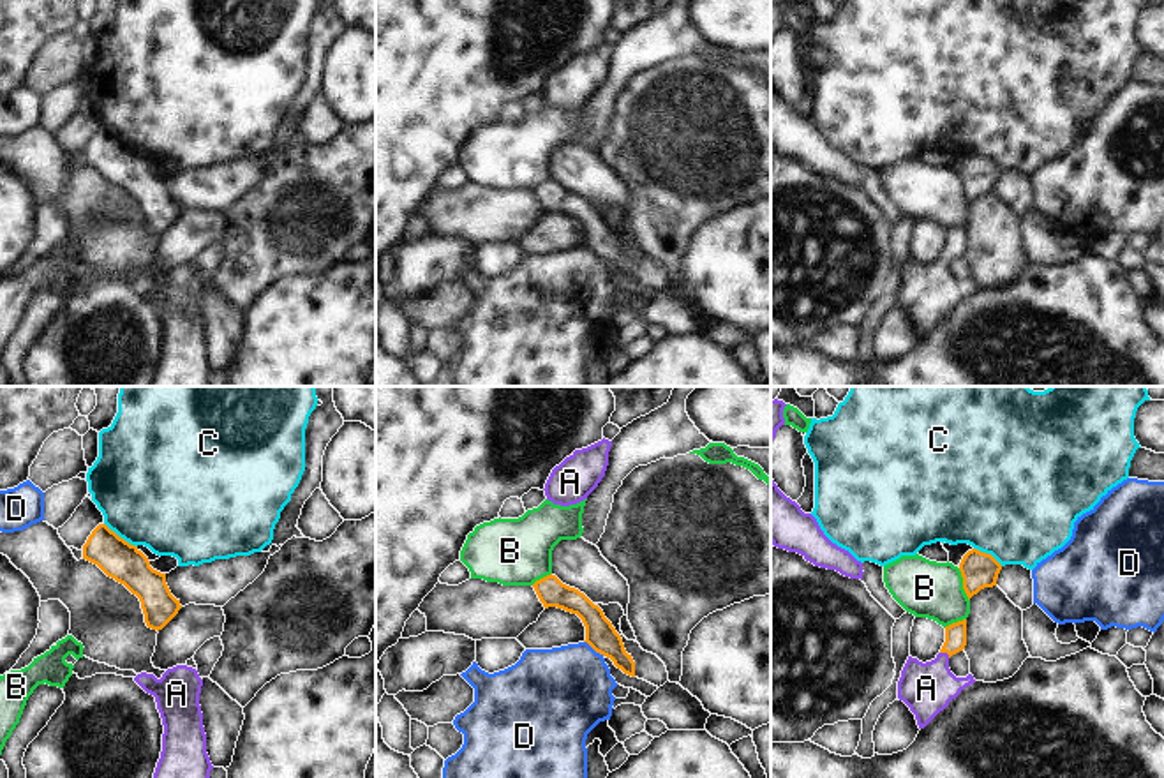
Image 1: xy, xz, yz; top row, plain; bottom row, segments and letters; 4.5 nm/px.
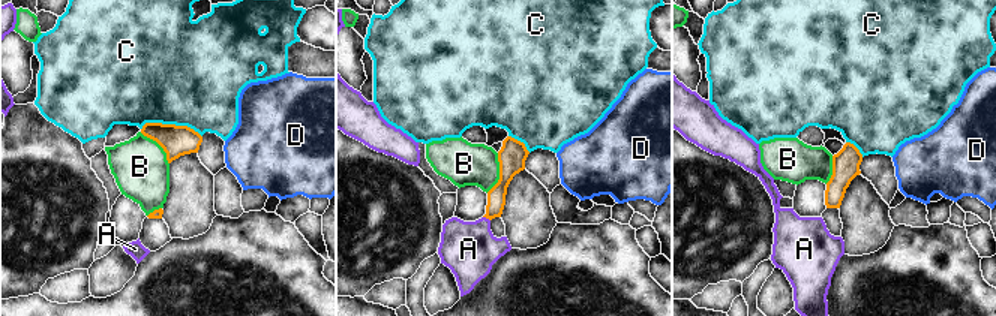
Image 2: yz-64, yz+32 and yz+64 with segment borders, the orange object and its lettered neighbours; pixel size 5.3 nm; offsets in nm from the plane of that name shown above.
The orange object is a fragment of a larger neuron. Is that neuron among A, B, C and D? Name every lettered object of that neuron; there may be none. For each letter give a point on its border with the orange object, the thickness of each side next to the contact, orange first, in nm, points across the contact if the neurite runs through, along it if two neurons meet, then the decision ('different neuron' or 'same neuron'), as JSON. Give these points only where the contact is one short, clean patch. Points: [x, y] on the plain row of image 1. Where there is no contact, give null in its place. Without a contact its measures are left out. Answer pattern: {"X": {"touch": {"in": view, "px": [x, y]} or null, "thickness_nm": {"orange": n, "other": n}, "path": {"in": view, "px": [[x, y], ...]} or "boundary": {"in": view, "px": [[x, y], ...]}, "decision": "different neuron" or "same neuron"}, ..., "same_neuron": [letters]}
{"A": {"touch": {"in": "yz", "px": [946, 256]}, "thickness_nm": {"orange": 100, "other": 240}, "path": {"in": "yz", "px": [[955, 239], [955, 247], [946, 256], [933, 286], [926, 293]]}, "decision": "same neuron"}, "B": {"touch": {"in": "yz", "px": [963, 189]}, "thickness_nm": {"orange": 170, "other": 260}, "decision": "different neuron"}, "C": {"touch": {"in": "xy", "px": [119, 142]}, "thickness_nm": {"orange": 180, "other": 480}, "decision": "different neuron"}, "D": {"touch": {"in": "xz", "px": [595, 254]}, "thickness_nm": {"orange": 140, "other": 420}, "decision": "different neuron"}, "same_neuron": ["A"]}

